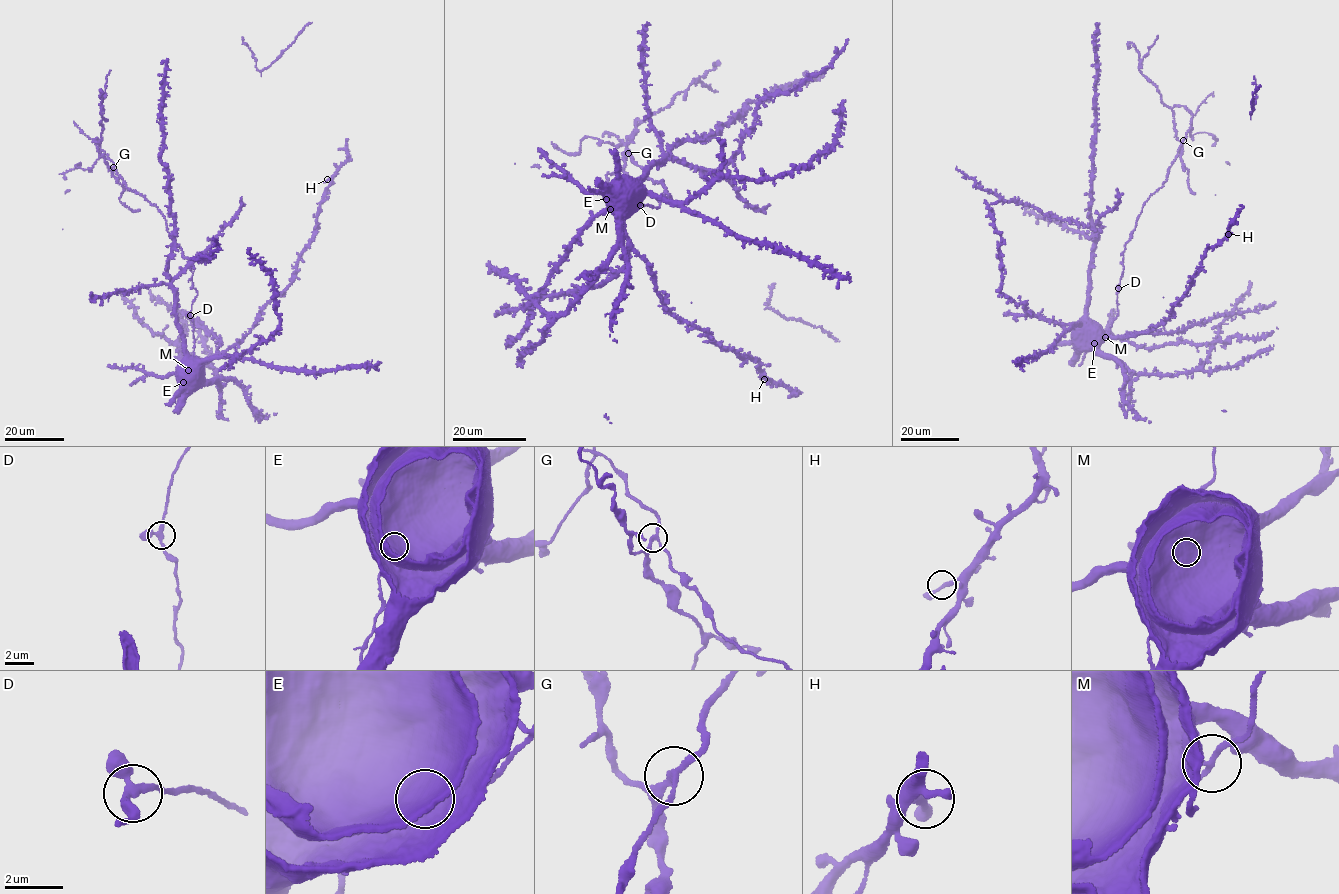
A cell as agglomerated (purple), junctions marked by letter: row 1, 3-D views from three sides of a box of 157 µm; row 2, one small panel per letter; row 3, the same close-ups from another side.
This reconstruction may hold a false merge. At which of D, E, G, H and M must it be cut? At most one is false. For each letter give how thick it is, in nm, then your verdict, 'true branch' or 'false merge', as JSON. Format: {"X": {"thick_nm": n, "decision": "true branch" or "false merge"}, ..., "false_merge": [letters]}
{"D": {"thick_nm": 240, "decision": "true branch"}, "E": {"thick_nm": 170, "decision": "true branch"}, "G": {"thick_nm": 220, "decision": "false merge"}, "H": {"thick_nm": 240, "decision": "true branch"}, "M": {"thick_nm": 150, "decision": "true branch"}, "false_merge": ["G"]}

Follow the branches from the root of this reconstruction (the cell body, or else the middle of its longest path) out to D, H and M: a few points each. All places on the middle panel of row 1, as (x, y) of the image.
D: (626, 235), (624, 217), (611, 209), (613, 213), (625, 217), (640, 209), (640, 205)
H: (626, 235), (630, 248), (645, 260), (666, 310), (743, 359), (756, 358), (769, 379), (764, 379)
M: (626, 235), (624, 217), (612, 208), (610, 209)

